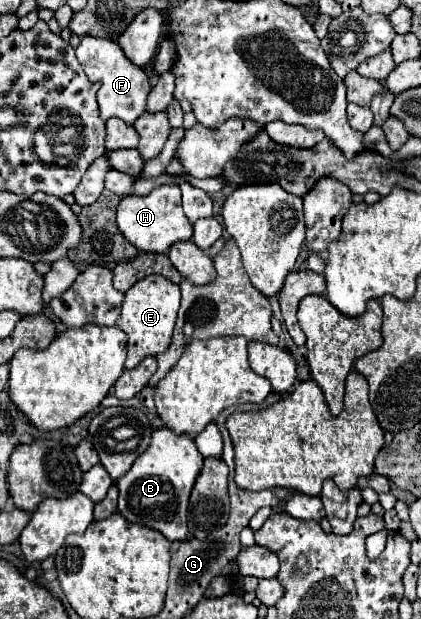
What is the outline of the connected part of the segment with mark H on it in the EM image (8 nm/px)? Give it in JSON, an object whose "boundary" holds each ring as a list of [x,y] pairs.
{"boundary":[[[166,184],[146,196],[124,196],[118,204],[118,228],[124,238],[142,252],[168,252],[174,242],[192,238],[192,224],[182,212],[180,186]]]}

